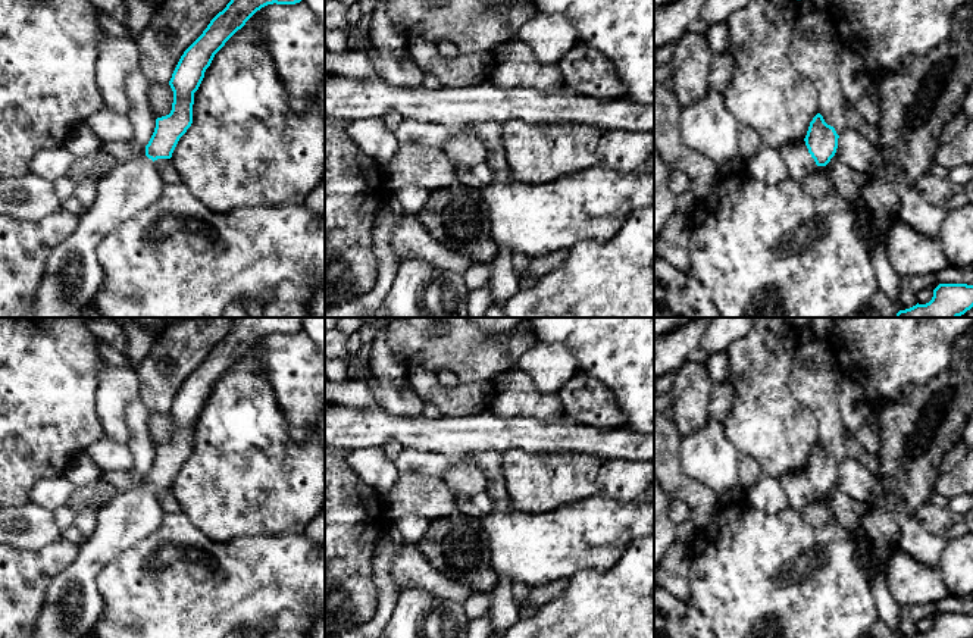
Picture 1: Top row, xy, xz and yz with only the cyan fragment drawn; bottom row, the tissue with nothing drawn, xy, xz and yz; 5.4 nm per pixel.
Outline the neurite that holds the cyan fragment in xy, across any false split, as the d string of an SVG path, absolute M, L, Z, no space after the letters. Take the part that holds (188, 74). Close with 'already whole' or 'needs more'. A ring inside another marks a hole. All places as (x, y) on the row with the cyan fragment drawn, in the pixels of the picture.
M231 0L203 31L203 34L181 56L169 85L173 103L169 115L156 119L154 132L146 146L146 156L112 168L97 184L93 206L79 218L75 231L57 244L46 262L46 270L32 297L31 318L85 318L94 303L104 272L97 257L98 243L123 221L156 201L163 188L154 162L170 159L179 138L193 123L194 93L198 90L206 69L225 43L241 29L245 22L268 4L295 4L301 0Z | needs more

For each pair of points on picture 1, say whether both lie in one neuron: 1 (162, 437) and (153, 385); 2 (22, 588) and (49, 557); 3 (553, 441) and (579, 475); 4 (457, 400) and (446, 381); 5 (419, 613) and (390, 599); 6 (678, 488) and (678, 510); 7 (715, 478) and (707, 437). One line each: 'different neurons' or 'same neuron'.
1: different neurons
2: same neuron
3: different neurons
4: different neurons
5: different neurons
6: different neurons
7: same neuron

